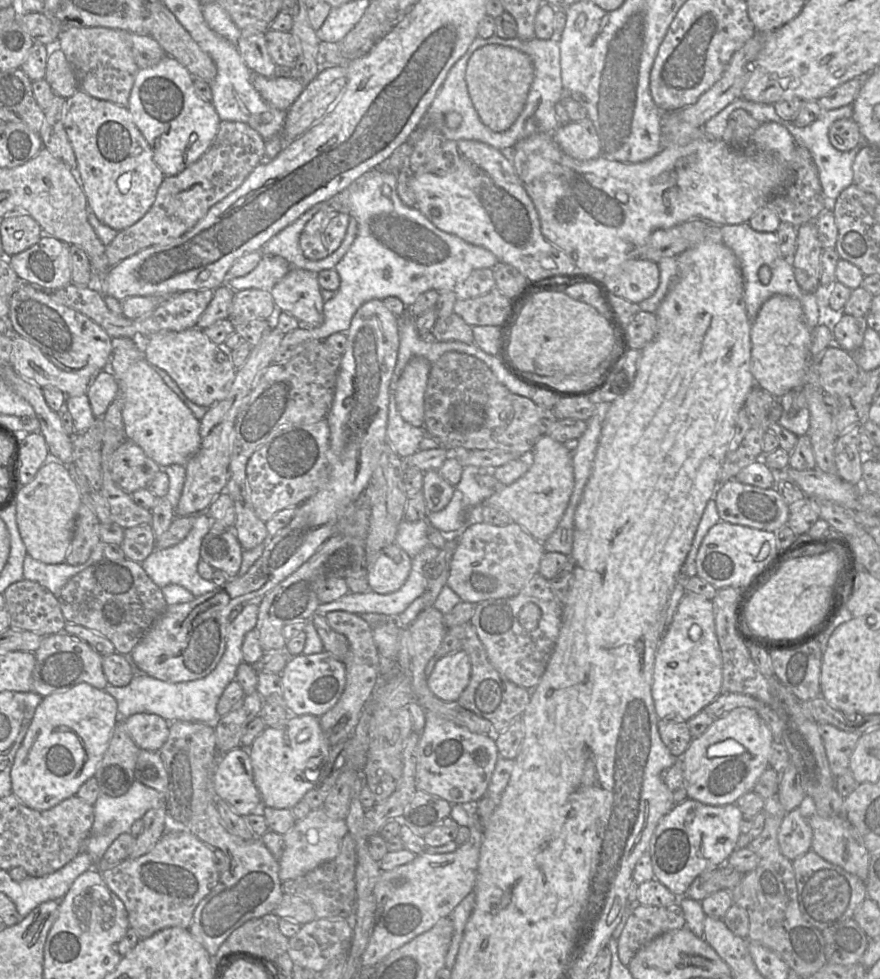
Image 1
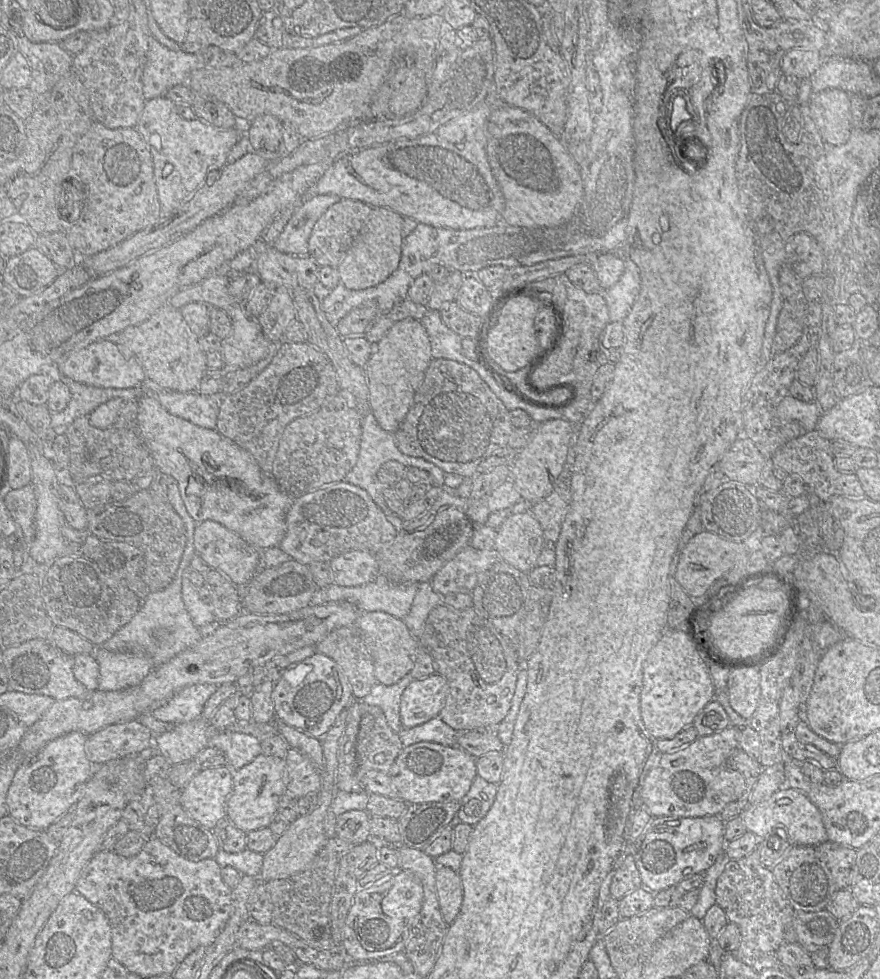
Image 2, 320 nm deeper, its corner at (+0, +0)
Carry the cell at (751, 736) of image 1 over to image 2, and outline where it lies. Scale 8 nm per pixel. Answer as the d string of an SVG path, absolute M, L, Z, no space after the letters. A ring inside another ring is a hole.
M729 725L712 735L698 736L676 751L662 753L640 788L642 807L653 818L719 815L726 805L736 801L745 791L743 774L726 766L726 759L737 747L737 727Z

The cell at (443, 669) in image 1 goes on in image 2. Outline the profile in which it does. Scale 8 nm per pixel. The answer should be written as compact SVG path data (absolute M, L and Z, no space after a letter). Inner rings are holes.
M438 673L418 680L413 679L401 696L402 726L412 728L439 716L447 695L447 680Z

